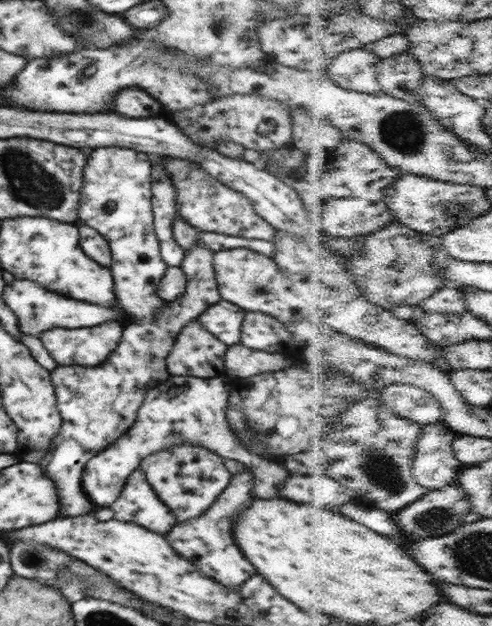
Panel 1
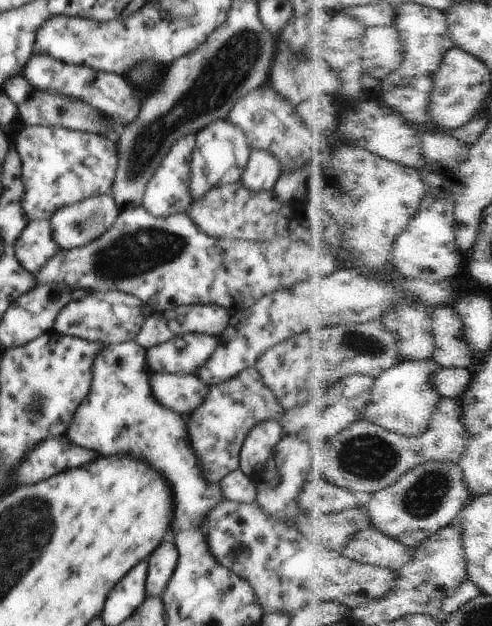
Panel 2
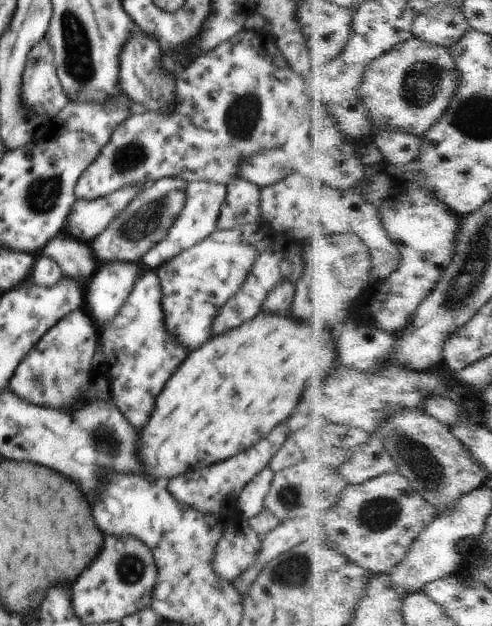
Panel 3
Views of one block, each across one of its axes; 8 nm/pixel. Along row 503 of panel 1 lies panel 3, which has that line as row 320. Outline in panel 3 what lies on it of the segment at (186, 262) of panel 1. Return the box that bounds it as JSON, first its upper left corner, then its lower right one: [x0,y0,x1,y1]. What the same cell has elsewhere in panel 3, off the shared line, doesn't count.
[10,309,100,408]

